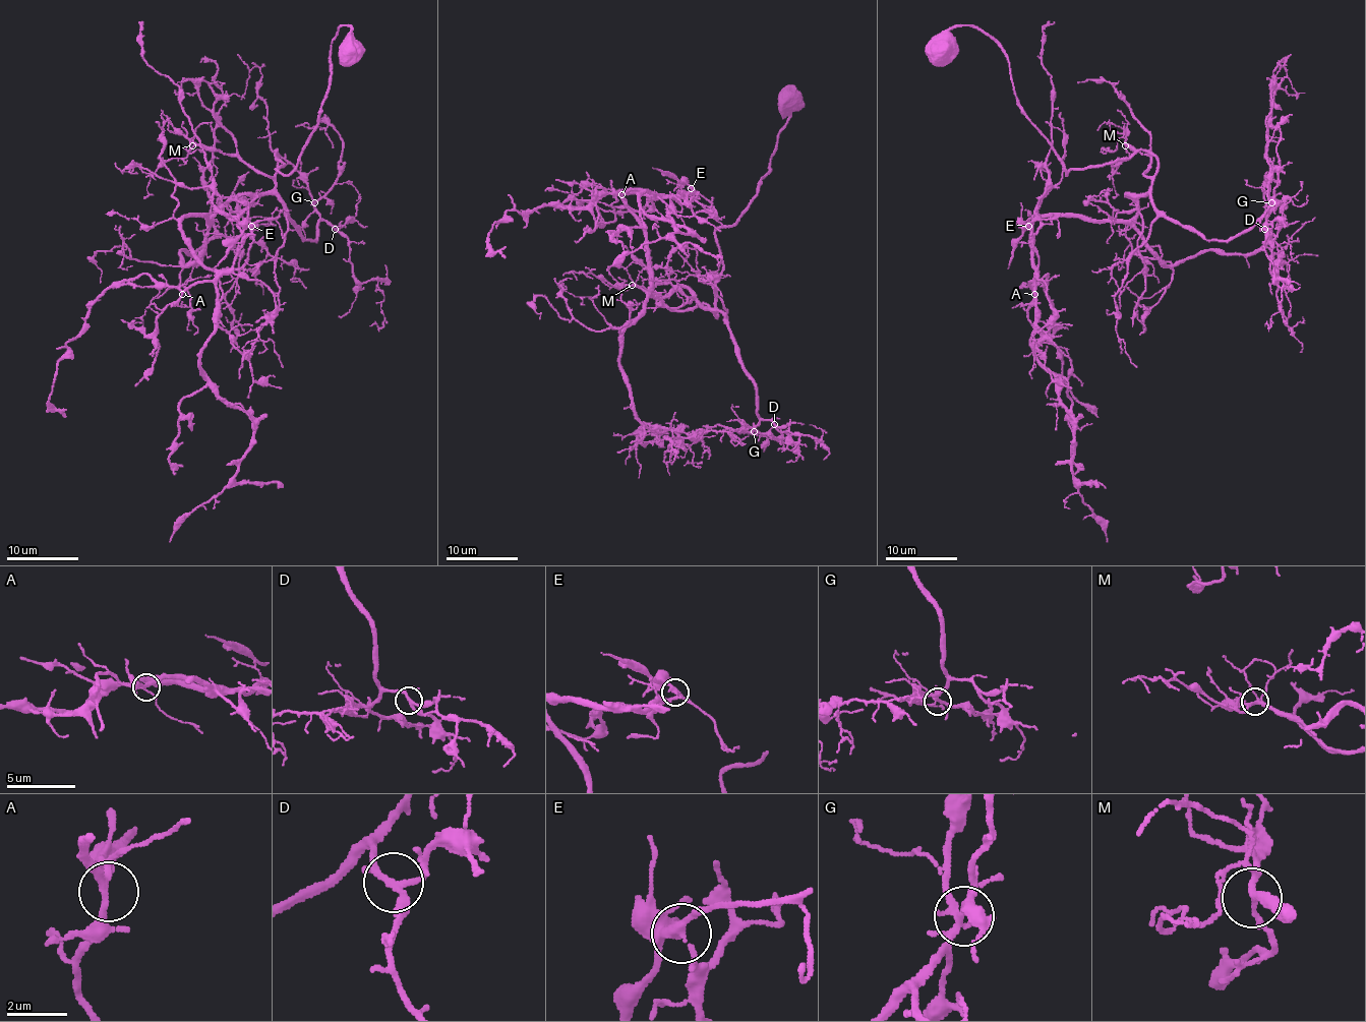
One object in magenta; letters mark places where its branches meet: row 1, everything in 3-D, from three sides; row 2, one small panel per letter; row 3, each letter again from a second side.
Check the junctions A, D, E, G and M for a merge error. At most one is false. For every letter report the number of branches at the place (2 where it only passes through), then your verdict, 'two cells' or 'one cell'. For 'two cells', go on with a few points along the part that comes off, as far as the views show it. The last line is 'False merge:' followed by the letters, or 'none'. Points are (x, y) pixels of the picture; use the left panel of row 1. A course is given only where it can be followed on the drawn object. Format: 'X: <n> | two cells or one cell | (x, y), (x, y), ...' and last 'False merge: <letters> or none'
A: 4 | one cell
D: 4 | one cell
E: 4 | two cells | (252, 226), (213, 268)
G: 4 | one cell
M: 4 | one cell
False merge: E

